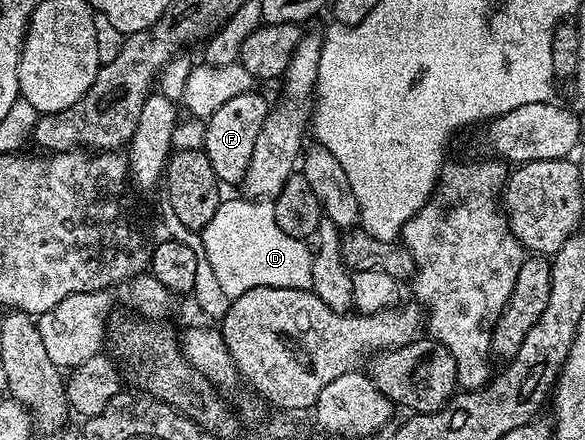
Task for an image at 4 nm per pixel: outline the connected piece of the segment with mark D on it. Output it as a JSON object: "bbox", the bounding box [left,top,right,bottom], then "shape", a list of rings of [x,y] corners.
{"bbox":[200,197,313,299],"shape":[[[245,197],[221,200],[200,236],[222,291],[231,299],[262,286],[311,288],[313,252],[305,240],[294,239],[282,231],[271,200]]]}

